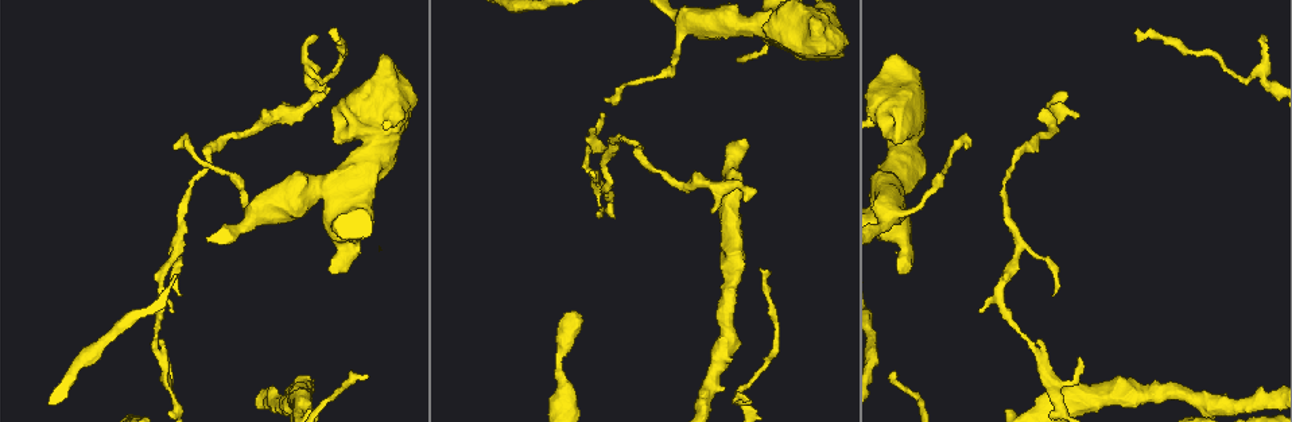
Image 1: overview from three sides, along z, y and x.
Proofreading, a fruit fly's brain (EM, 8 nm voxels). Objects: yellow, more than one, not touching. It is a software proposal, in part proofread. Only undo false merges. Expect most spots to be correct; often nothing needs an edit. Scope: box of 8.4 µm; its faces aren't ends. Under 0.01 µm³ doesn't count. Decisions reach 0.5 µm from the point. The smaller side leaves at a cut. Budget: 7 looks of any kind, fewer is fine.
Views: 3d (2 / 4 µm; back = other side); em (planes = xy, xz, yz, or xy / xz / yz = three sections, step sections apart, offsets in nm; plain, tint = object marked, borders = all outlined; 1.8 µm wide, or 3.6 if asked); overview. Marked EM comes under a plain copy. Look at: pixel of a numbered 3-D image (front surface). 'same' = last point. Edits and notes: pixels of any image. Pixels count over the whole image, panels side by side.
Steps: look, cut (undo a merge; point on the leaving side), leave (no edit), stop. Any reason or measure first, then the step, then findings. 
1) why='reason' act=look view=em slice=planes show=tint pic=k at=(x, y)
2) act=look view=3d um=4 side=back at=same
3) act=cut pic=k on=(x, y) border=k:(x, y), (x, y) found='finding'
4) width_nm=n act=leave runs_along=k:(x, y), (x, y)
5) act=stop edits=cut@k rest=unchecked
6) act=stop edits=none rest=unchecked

why='sharp bend' act=look view=3d um=4 side=back pic=1 at=(1263, 69)

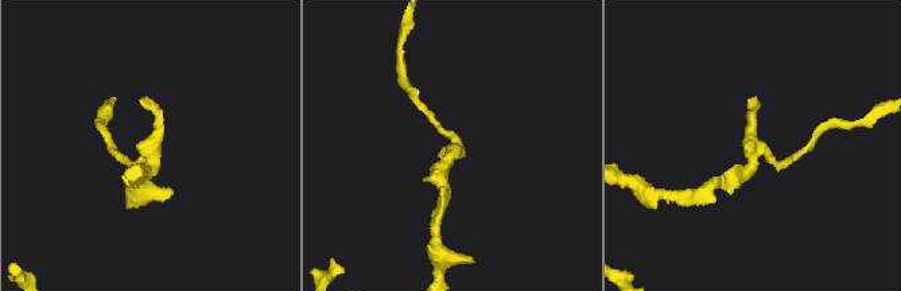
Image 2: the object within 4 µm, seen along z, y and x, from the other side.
act=look view=em slice=xy step=8 show=tint pic=2 at=(453, 143)

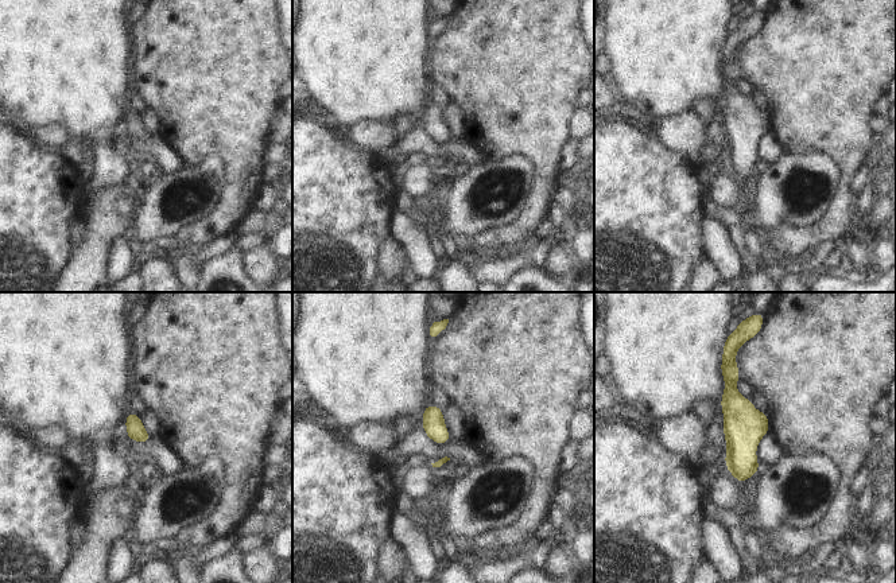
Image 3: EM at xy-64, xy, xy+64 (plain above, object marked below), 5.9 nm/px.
why='another direction' act=look view=em slice=planes show=tint at=same

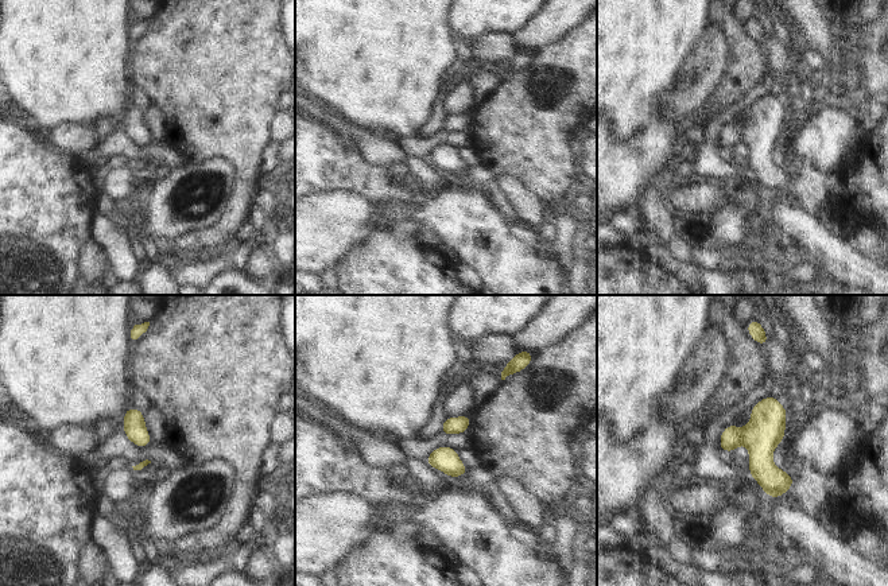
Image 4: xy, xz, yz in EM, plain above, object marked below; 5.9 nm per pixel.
act=leave found='continuous, no second cell'

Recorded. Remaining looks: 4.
why='thin neck' act=look view=em um=3.6 slice=planes show=tint pic=1 at=(1025, 339)

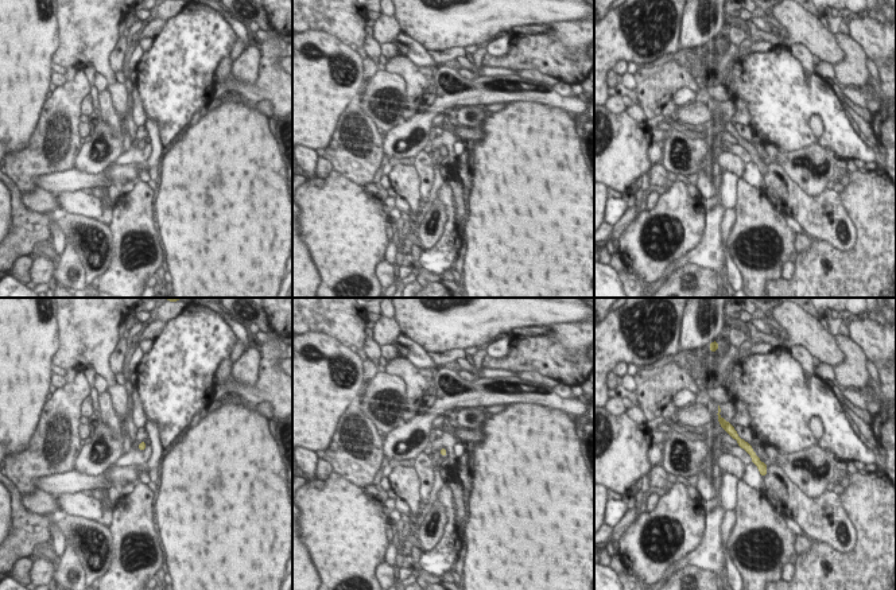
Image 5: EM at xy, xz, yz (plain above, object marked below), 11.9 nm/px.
act=leave runs_along=5:(721, 419), (763, 468), (763, 474) found='one cell here'

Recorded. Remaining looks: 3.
why='arms part here' act=look view=3d um=4 pic=1 at=(610, 151)

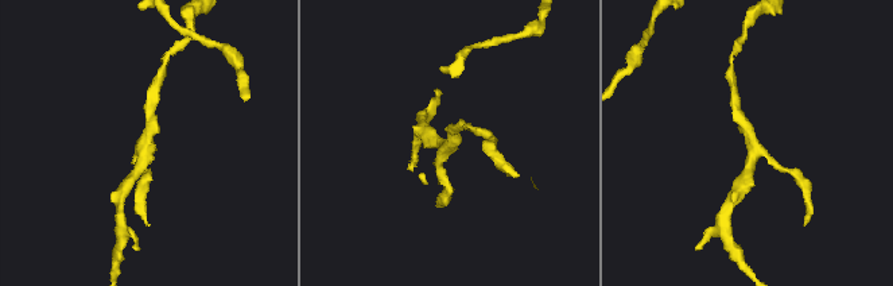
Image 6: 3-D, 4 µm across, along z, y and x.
why='need the tissue' act=look view=em slice=xz step=16 show=borders pic=6 at=(143, 151)

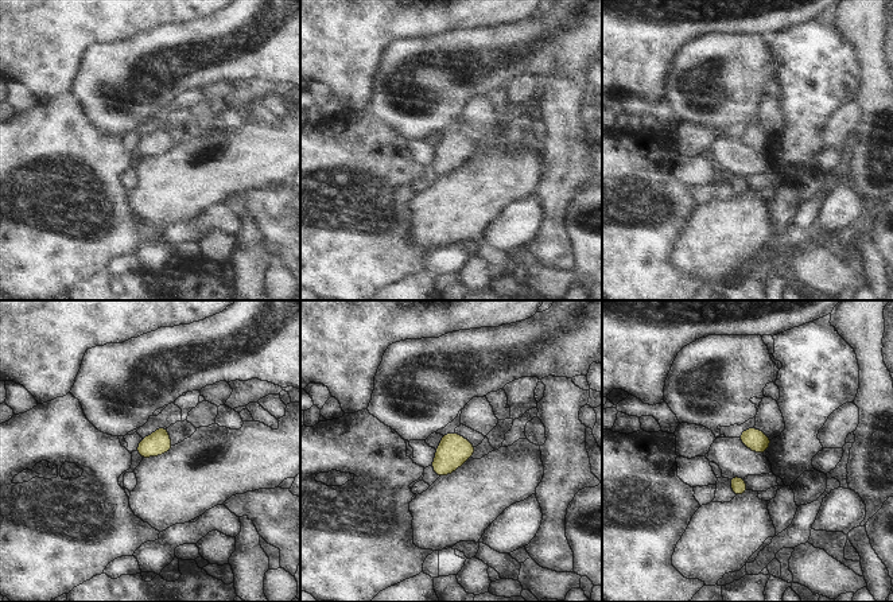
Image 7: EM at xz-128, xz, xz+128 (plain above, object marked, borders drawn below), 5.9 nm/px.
width_nm=140 act=leave found='all the same cell'

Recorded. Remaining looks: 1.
act=stop edits=none rest=unchecked

